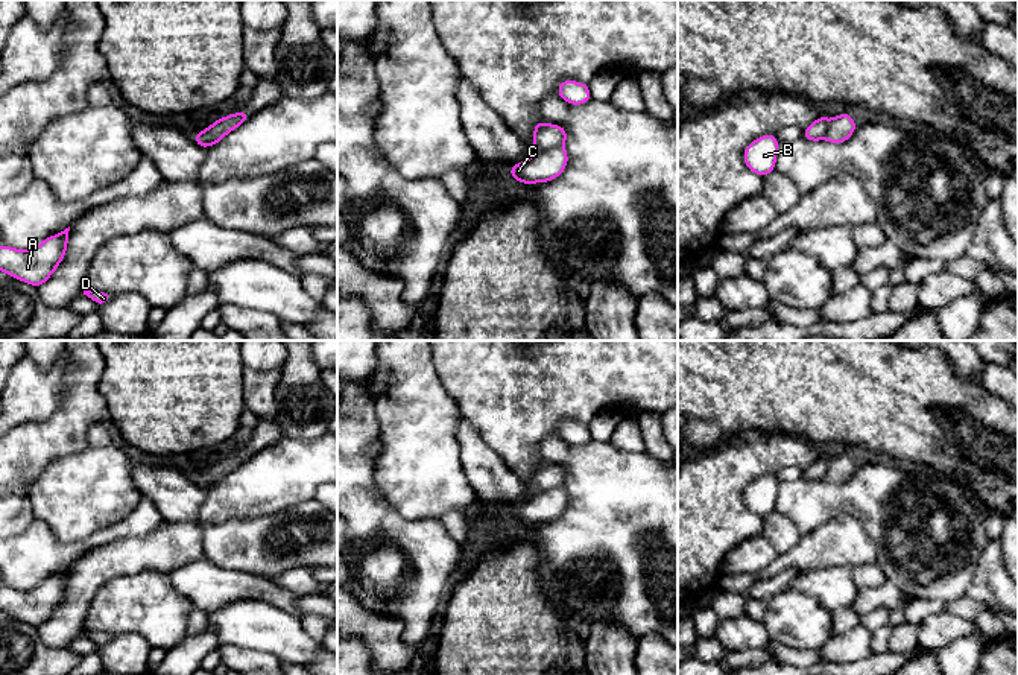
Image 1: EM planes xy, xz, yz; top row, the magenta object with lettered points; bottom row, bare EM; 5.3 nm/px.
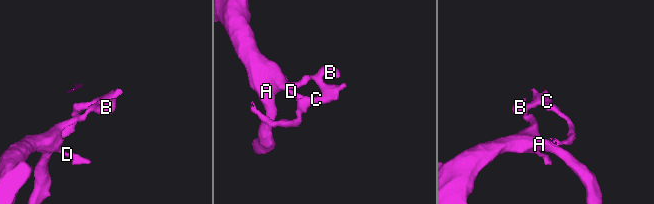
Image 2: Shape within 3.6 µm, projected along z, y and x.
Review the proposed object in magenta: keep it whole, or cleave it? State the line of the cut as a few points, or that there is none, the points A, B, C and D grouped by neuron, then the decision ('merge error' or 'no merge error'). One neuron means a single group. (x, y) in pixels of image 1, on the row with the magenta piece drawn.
xz (562, 146), (535, 149) | A B D / C | merge error

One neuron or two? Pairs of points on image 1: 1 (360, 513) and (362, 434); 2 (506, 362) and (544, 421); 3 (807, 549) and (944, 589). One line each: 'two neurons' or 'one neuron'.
1: two neurons
2: one neuron
3: two neurons

